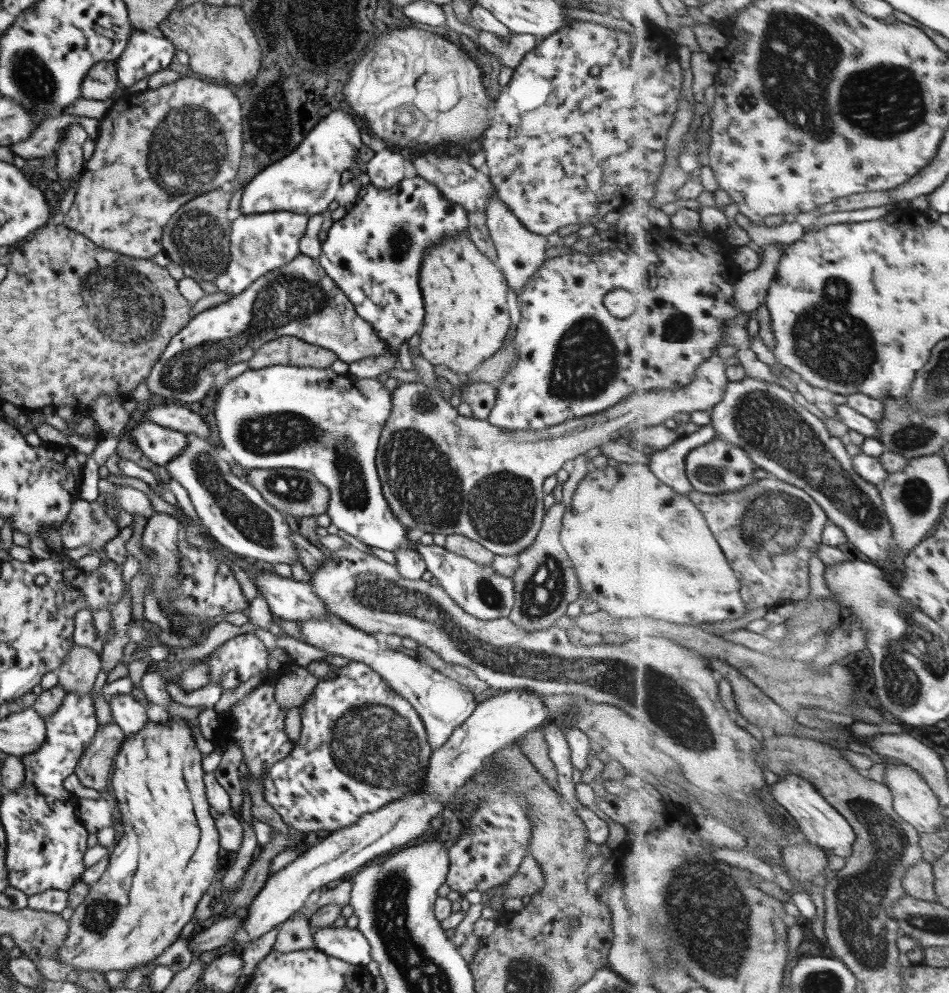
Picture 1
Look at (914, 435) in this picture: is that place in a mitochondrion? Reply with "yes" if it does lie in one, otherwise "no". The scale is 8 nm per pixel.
yes

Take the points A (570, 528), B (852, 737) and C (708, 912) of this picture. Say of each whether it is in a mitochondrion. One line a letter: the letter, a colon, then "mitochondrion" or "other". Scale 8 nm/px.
A: other
B: other
C: mitochondrion

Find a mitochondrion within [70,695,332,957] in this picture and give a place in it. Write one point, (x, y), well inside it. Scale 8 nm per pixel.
(100, 916)

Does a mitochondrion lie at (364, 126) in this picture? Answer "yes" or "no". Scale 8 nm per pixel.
no

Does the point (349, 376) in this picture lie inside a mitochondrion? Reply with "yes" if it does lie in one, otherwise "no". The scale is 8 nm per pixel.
no

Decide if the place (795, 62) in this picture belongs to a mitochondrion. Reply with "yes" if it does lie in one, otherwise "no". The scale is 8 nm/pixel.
yes

